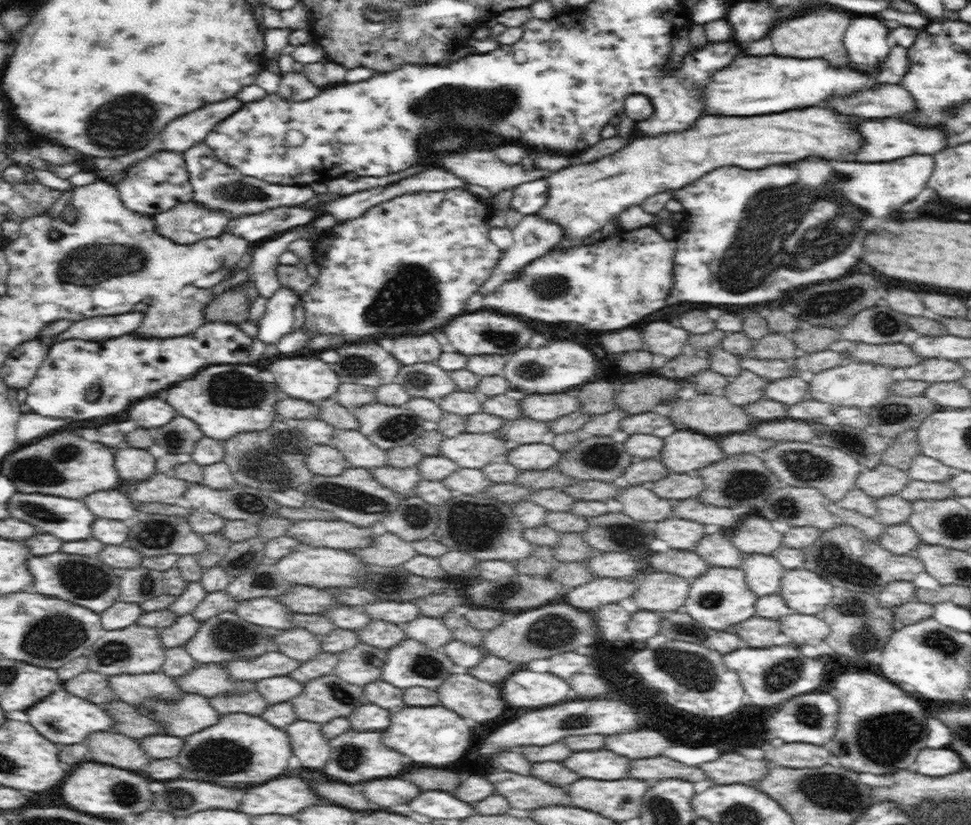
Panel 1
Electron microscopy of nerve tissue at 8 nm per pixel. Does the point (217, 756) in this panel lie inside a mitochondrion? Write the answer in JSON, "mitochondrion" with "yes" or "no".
{"mitochondrion":"yes"}

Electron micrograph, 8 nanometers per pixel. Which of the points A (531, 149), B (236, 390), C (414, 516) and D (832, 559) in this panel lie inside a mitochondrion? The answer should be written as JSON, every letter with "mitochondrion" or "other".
{"A":"other","B":"mitochondrion","C":"mitochondrion","D":"mitochondrion"}

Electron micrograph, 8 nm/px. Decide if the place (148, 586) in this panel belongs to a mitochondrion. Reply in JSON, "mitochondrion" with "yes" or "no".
{"mitochondrion":"yes"}

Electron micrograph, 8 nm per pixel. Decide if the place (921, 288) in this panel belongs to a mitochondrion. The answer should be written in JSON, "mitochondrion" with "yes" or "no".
{"mitochondrion":"no"}

